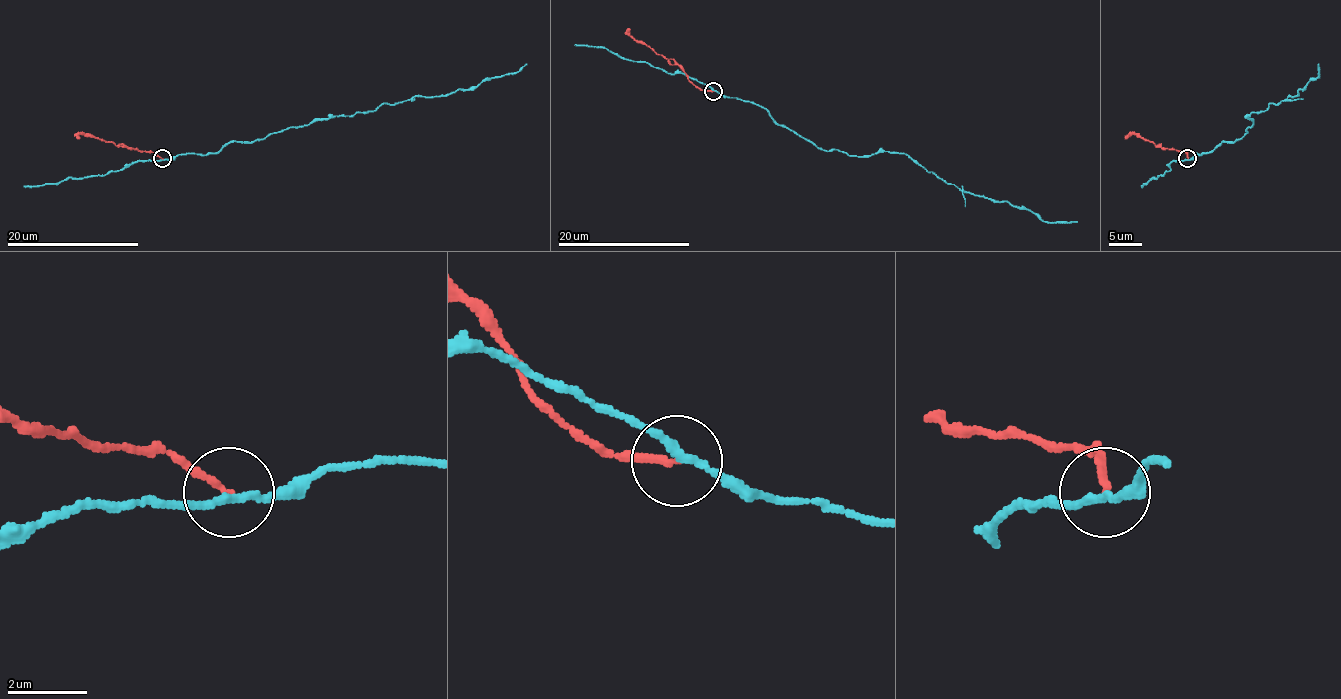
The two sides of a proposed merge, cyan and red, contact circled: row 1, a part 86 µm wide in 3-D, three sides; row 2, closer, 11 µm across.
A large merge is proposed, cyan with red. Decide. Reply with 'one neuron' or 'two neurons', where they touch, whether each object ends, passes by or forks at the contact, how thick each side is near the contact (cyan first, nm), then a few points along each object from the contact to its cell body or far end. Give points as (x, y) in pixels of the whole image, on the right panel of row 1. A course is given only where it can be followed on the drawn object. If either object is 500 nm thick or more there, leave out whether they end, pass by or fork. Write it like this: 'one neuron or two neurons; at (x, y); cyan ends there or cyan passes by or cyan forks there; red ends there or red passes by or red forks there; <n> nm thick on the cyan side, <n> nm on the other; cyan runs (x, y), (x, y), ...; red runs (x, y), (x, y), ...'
two neurons; at (1187, 158); cyan passes by; red ends there; 190 nm thick on the cyan side, 170 nm on the other; cyan runs (1188, 160), (1221, 142), (1239, 140), (1252, 125), (1247, 117), (1252, 112), (1297, 95), (1318, 76), (1318, 64); red runs (1188, 158), (1186, 151), (1155, 147), (1135, 133), (1125, 138)

